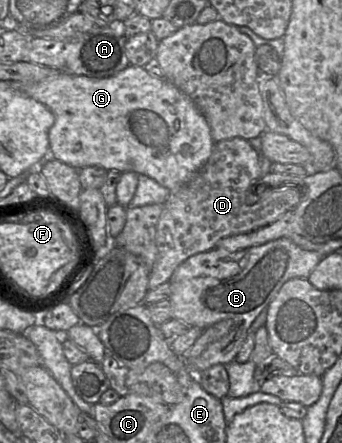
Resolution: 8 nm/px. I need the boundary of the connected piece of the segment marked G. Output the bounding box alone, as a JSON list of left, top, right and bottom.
[22,65,215,190]

